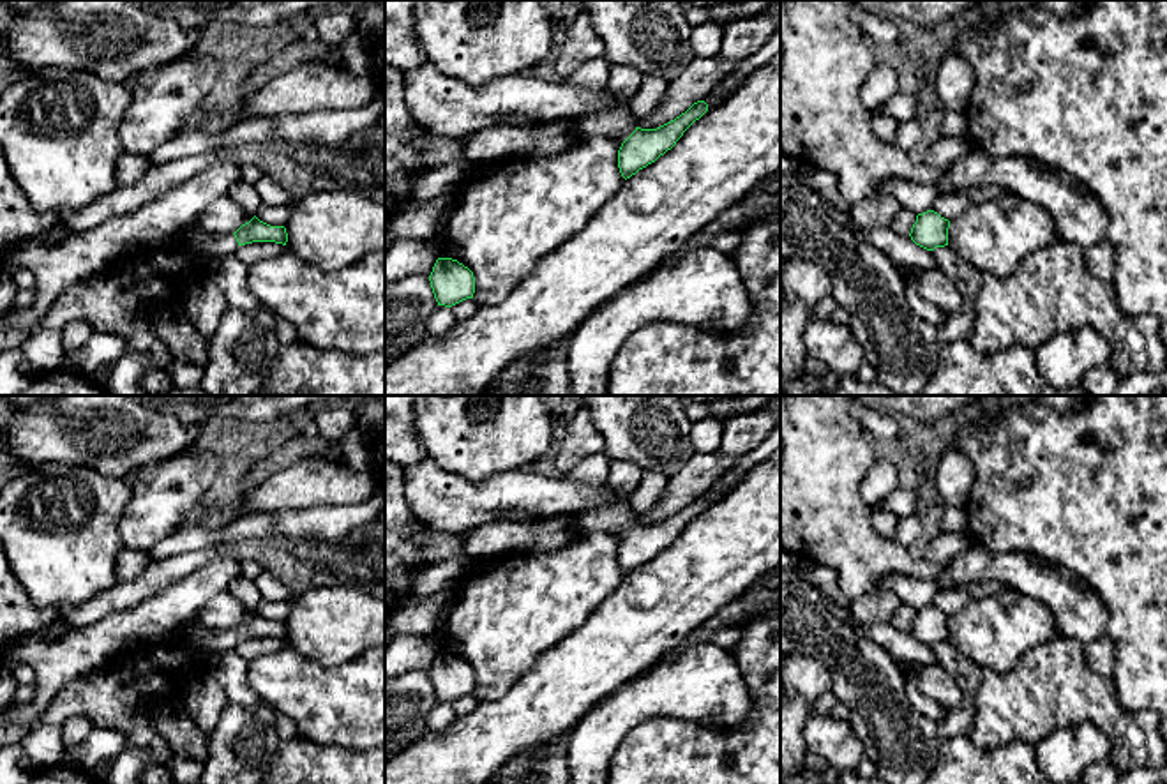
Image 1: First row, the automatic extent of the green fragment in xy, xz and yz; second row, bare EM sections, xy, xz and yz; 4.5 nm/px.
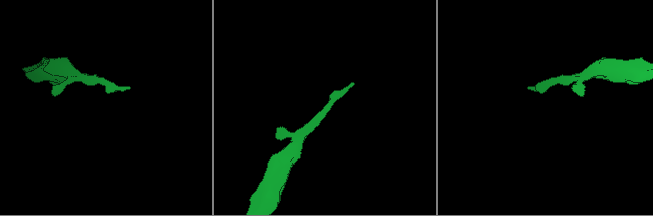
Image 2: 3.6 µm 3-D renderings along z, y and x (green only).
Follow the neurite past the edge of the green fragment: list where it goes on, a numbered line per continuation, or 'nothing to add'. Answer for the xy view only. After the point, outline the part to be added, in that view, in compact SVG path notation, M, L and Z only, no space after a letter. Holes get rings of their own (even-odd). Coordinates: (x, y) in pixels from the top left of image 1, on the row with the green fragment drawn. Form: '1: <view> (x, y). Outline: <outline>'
1: xy (207, 248). Outline: M191 230L187 233L194 256L200 261L217 263L219 260L235 254L240 247L233 233L207 235L200 230Z

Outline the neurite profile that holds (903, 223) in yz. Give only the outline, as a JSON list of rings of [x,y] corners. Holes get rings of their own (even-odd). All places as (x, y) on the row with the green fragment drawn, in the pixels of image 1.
[[[902,208],[899,215],[893,219],[890,230],[895,231],[897,235],[909,235],[915,222],[916,214]]]

